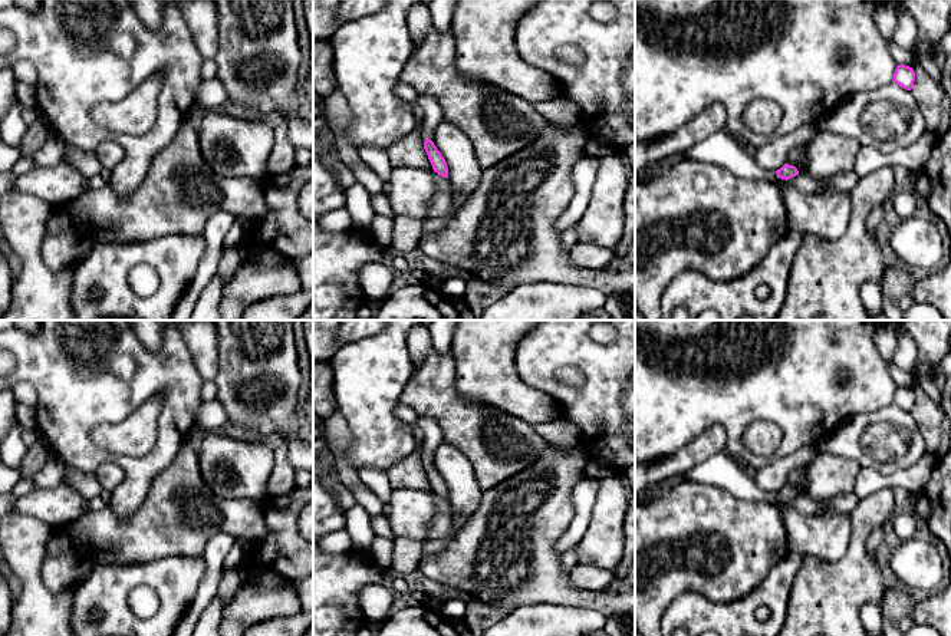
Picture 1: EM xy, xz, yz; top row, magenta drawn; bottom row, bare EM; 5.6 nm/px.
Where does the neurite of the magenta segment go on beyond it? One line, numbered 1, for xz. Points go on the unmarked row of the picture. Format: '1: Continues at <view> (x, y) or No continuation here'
1: Continues at xz (431, 432)

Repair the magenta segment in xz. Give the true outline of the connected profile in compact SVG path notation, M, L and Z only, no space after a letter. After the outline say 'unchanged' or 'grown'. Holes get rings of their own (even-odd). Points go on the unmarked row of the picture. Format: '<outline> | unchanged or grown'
M418 416L418 432L422 435L424 439L421 455L425 461L424 471L428 477L432 491L438 497L448 500L447 484L441 474L434 467L434 464L431 462L437 449L442 445L441 426L432 418Z | grown

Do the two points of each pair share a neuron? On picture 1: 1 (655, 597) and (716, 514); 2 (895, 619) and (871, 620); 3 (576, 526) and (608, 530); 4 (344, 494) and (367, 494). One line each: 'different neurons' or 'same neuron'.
1: same neuron
2: different neurons
3: different neurons
4: different neurons

